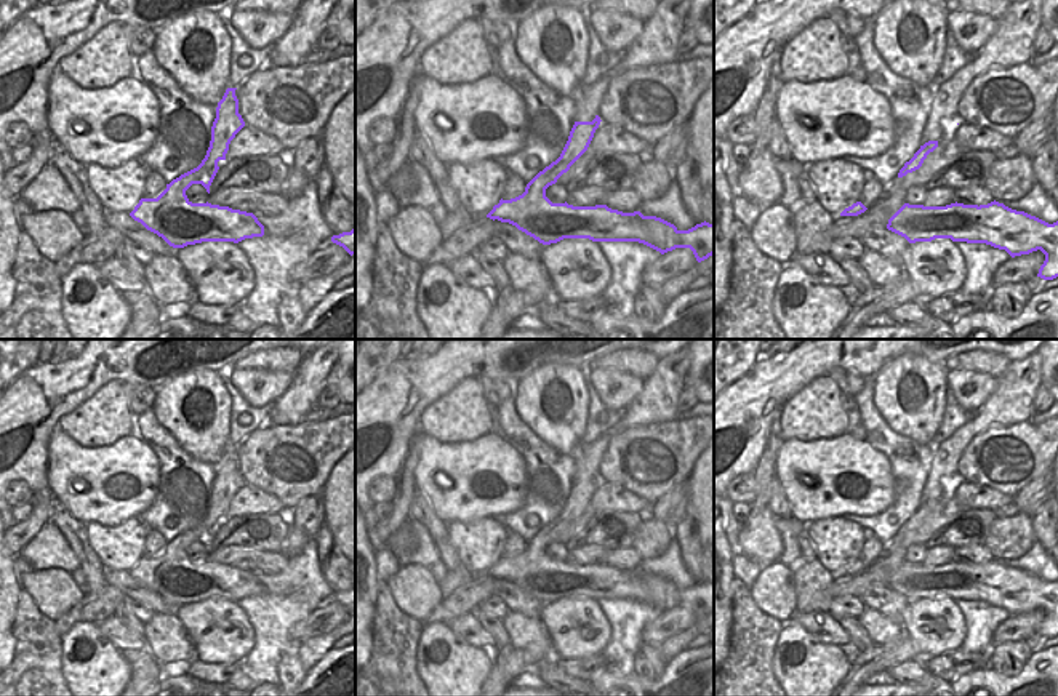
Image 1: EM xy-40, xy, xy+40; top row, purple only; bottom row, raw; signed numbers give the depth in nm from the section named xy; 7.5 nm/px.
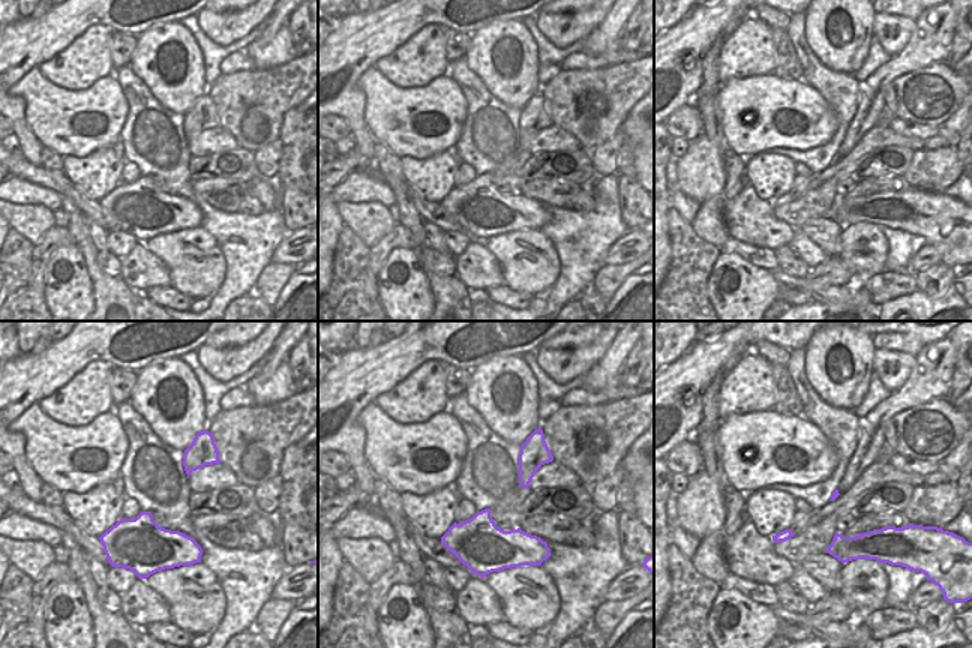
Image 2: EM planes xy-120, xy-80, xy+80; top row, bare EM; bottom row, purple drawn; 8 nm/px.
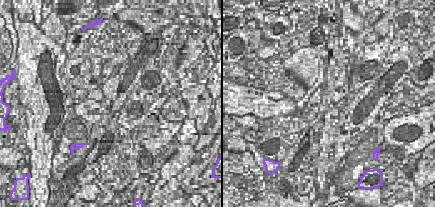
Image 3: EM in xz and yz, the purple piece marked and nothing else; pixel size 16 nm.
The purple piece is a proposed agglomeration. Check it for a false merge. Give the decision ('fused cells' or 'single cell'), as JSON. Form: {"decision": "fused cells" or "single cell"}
{"decision": "single cell"}

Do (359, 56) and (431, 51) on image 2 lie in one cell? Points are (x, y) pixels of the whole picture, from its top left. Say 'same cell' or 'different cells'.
different cells

